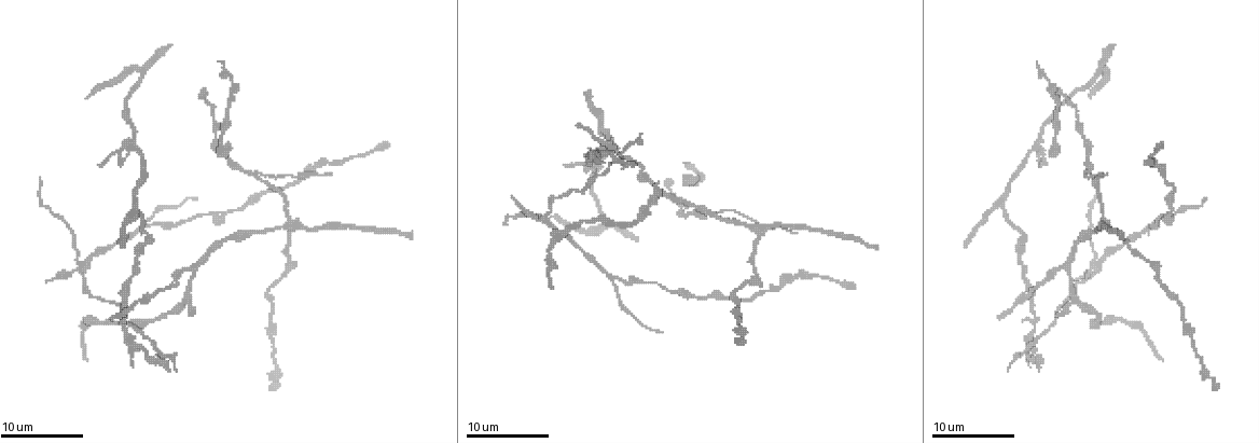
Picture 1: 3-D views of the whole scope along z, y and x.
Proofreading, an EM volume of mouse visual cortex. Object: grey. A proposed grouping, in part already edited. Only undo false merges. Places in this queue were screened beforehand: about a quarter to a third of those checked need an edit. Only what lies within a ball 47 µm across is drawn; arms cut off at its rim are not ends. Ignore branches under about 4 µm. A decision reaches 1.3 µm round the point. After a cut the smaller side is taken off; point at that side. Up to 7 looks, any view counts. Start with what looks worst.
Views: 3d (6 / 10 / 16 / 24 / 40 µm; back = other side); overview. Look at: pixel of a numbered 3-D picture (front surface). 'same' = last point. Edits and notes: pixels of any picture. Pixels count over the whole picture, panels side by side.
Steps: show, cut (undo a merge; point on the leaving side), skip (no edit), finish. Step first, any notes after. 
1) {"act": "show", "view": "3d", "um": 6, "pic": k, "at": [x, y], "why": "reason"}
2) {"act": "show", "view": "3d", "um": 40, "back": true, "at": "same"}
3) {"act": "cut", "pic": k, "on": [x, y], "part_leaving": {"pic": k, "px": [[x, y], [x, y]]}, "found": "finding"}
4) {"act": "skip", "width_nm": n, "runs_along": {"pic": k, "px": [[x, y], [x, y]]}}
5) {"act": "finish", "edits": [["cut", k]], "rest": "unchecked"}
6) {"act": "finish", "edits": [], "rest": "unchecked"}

{"act": "show", "view": "3d", "um": 10, "pic": 1, "at": [544, 222], "why": "four arms meet"}

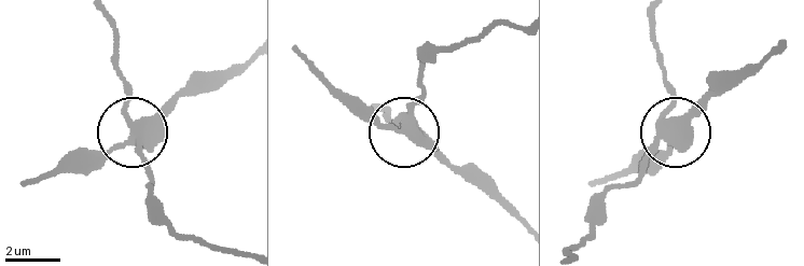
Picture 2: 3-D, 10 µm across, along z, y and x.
{"act": "show", "view": "3d", "um": 6, "pic": 2, "at": [409, 131]}

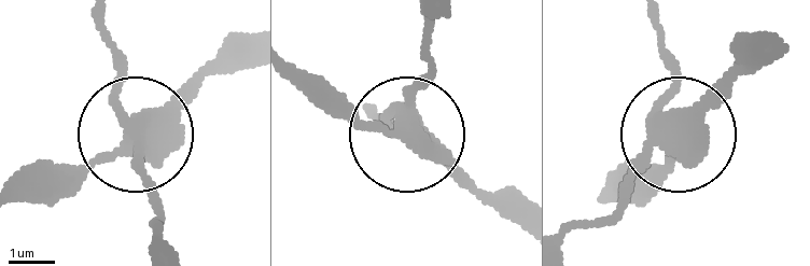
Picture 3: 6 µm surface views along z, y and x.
{"act": "cut", "pic": 3, "on": [120, 61], "arms": 4, "part_leaving": {"pic": 3, "px": [[400, 102], [427, 79], [435, 22]]}, "found": "a second neuron is stuck on"}

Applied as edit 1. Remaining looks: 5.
{"act": "show", "view": "overview"}

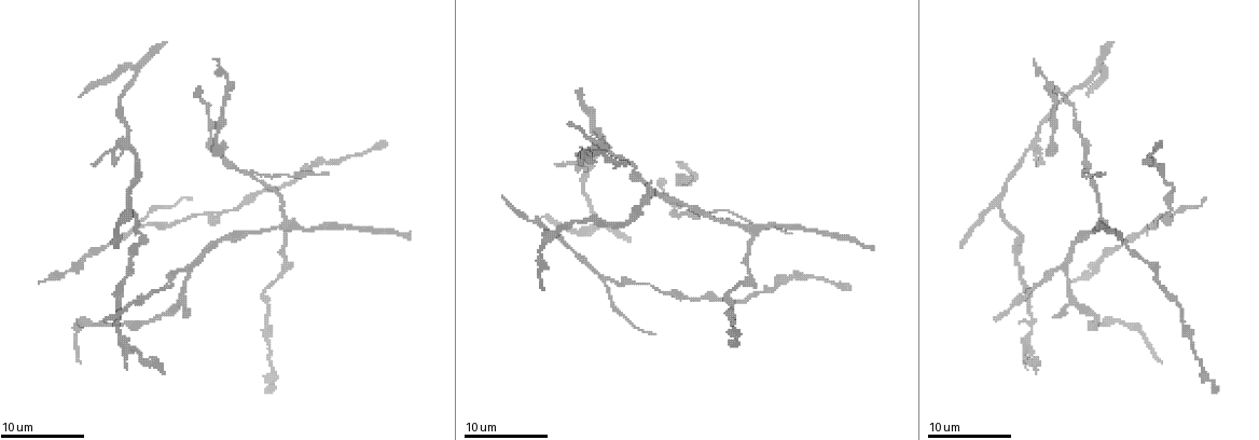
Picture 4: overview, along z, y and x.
{"act": "show", "view": "3d", "um": 16, "pic": 4, "at": [246, 172], "why": "a fork"}

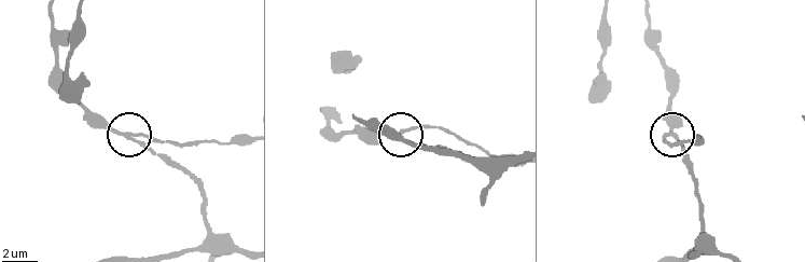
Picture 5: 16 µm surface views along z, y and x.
{"act": "show", "view": "3d", "um": 6, "pic": 5, "at": [674, 135]}

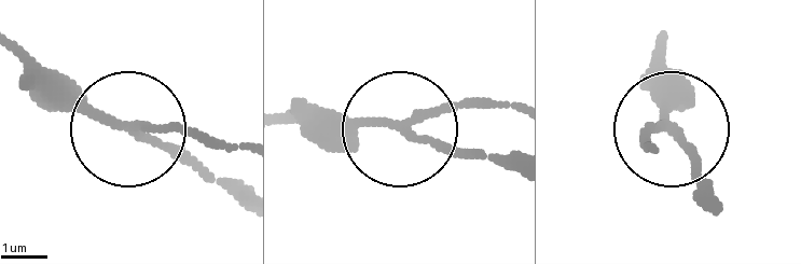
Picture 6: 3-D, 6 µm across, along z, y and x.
{"act": "cut", "pic": 6, "on": [201, 140], "width_nm": 160, "part_leaving": {"pic": 6, "px": [[137, 120], [238, 143]]}, "found": "a second neuron is stuck on"}

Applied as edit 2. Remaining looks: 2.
{"act": "show", "view": "3d", "um": 16, "pic": 4, "at": [603, 277], "why": "a fork"}

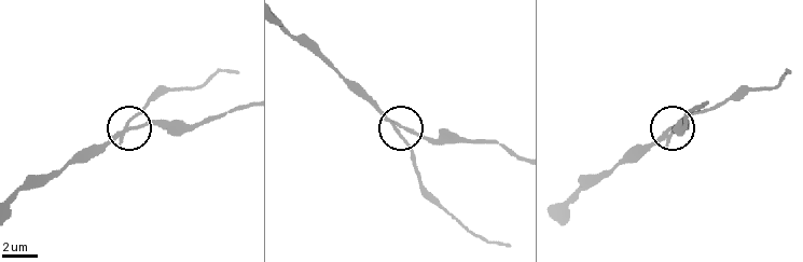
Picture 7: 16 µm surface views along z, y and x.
{"act": "skip", "width_nm": 170, "found": "continuous, no second neuron"}

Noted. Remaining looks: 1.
{"act": "show", "view": "3d", "um": 10, "pic": 4, "at": [751, 237]}

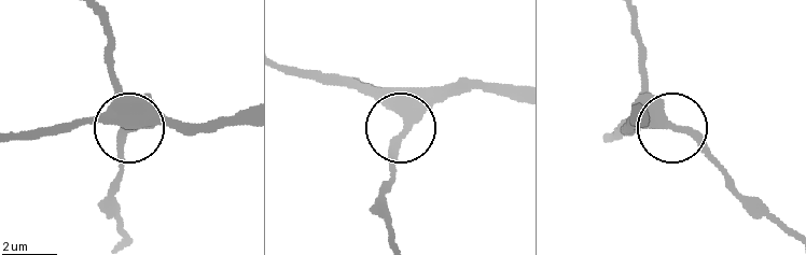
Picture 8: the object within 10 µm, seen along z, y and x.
{"act": "skip", "runs_along": {"pic": 8, "px": [[12, 140], [96, 118], [183, 126]]}, "found": "one neuron here"}

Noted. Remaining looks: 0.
{"act": "finish", "edits": [["cut", 3], ["cut", 6]], "rest": "unchecked"}

